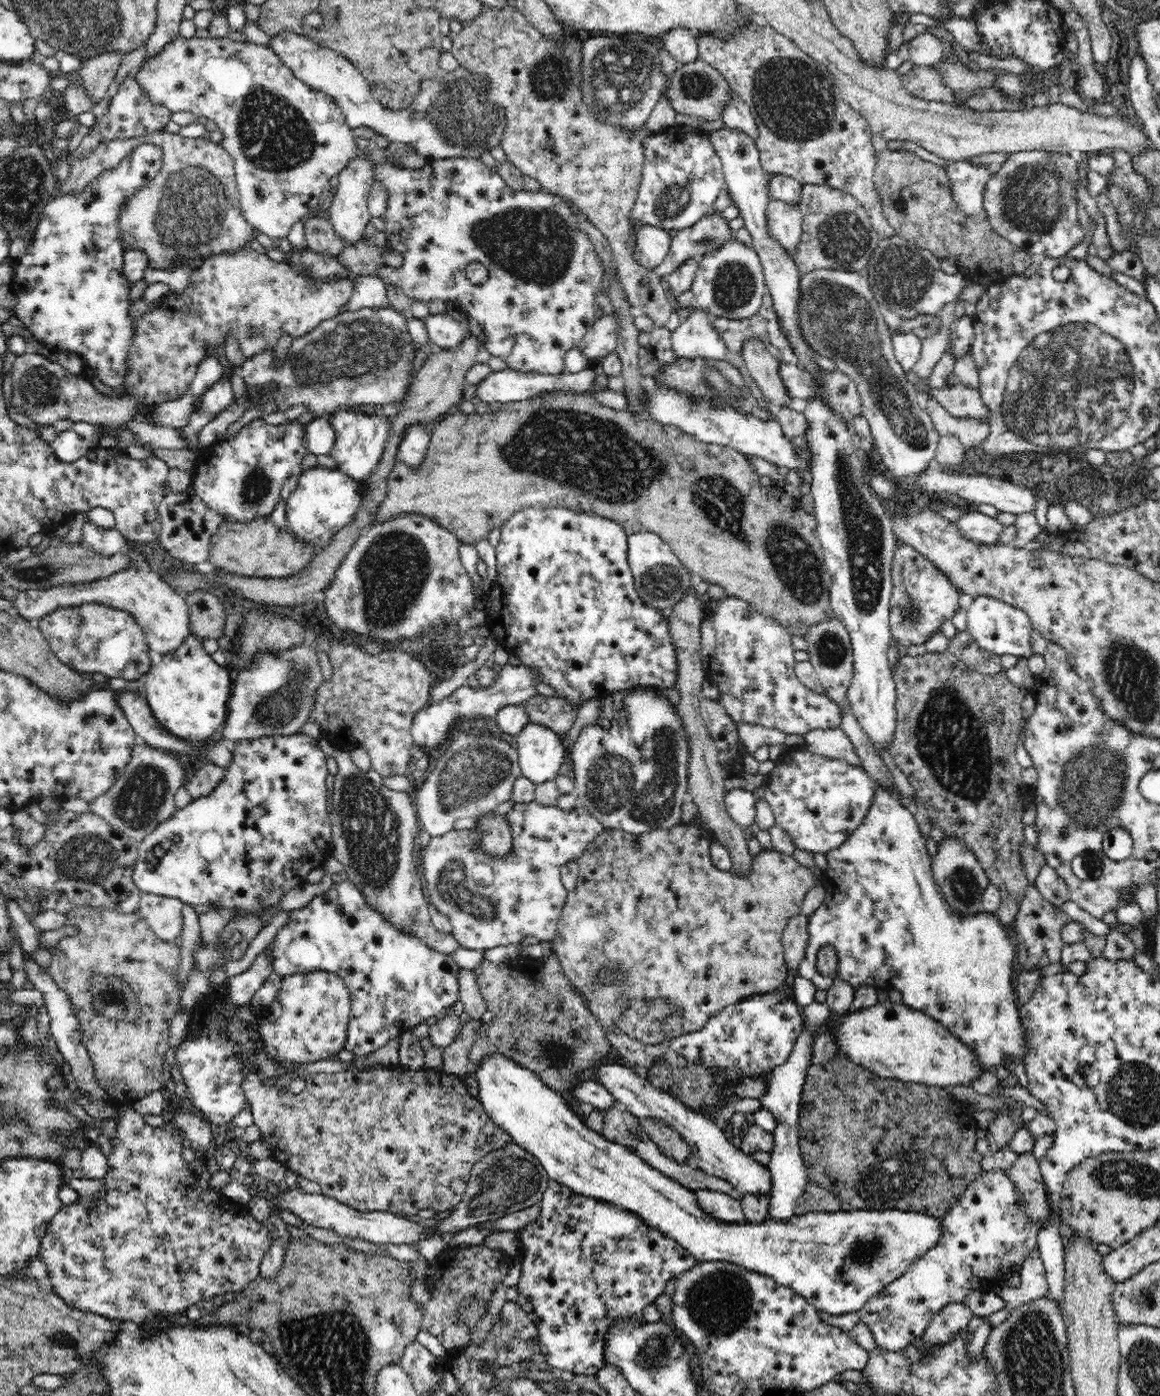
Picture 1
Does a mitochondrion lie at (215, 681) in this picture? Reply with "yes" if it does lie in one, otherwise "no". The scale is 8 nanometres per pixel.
no

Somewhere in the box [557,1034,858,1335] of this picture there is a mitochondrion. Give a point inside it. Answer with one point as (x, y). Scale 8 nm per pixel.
(724, 1293)

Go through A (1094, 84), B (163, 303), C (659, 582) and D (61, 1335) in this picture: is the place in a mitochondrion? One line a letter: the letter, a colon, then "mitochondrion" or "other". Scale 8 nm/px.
A: other
B: other
C: mitochondrion
D: mitochondrion

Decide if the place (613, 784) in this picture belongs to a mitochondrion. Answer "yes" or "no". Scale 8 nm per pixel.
yes

